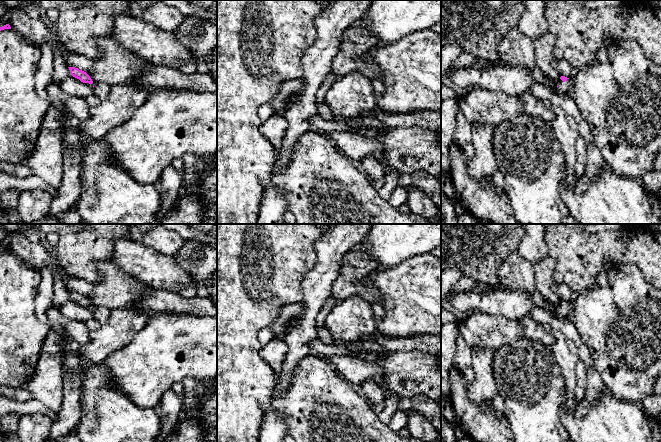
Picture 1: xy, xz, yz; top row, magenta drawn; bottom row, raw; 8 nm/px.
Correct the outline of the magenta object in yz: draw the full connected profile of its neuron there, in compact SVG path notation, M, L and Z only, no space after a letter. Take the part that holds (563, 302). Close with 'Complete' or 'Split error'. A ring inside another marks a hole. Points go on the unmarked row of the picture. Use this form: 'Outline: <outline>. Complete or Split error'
Outline: M561 300L559 305L556 307L558 313L563 316L565 319L570 318L572 312L572 304L565 300Z. Split error

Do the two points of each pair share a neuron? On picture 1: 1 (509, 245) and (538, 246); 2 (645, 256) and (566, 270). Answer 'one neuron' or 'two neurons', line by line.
1: two neurons
2: one neuron

